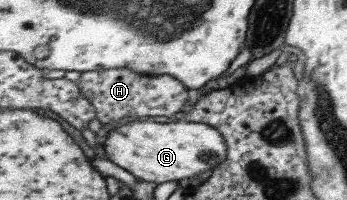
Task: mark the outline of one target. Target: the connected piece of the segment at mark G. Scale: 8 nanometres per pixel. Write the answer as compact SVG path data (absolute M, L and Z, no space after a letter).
M137 119L114 130L109 129L104 141L106 147L102 155L108 154L106 158L110 162L116 162L142 180L157 184L194 178L202 172L212 171L228 157L227 140L220 129L184 119L168 123Z

